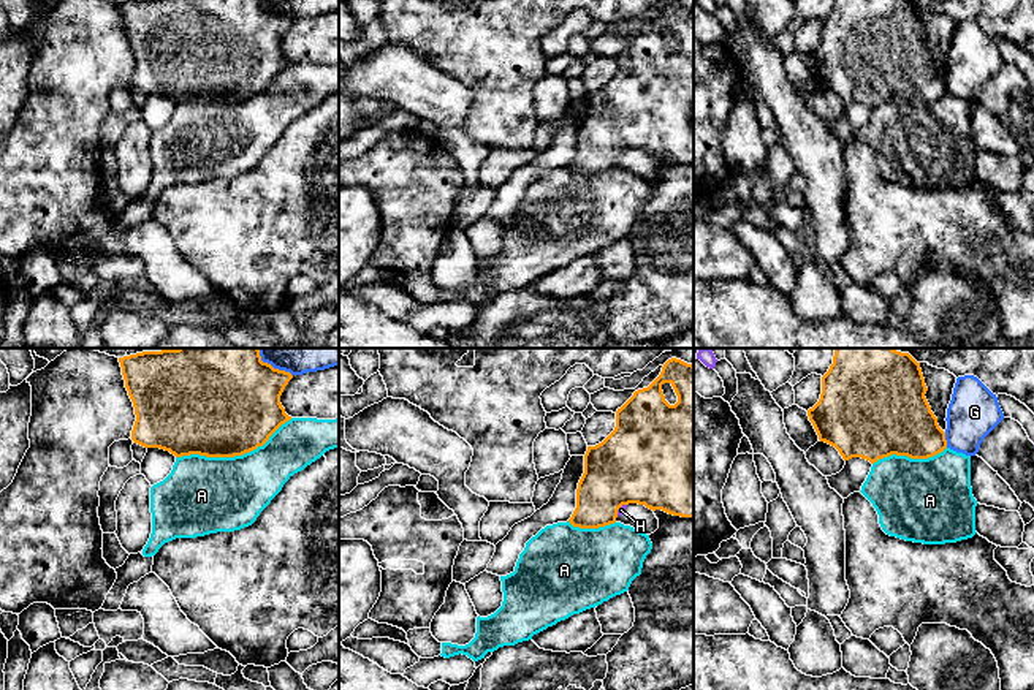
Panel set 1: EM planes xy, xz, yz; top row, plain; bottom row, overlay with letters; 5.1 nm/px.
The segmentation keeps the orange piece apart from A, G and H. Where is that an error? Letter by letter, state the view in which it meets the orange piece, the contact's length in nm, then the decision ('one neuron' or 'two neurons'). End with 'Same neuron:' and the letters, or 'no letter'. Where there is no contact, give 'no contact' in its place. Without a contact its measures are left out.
A: xy | 650 nm | two neurons
G: yz | 80 nm | two neurons
H: xz | 80 nm | two neurons
Same neuron: no letter

